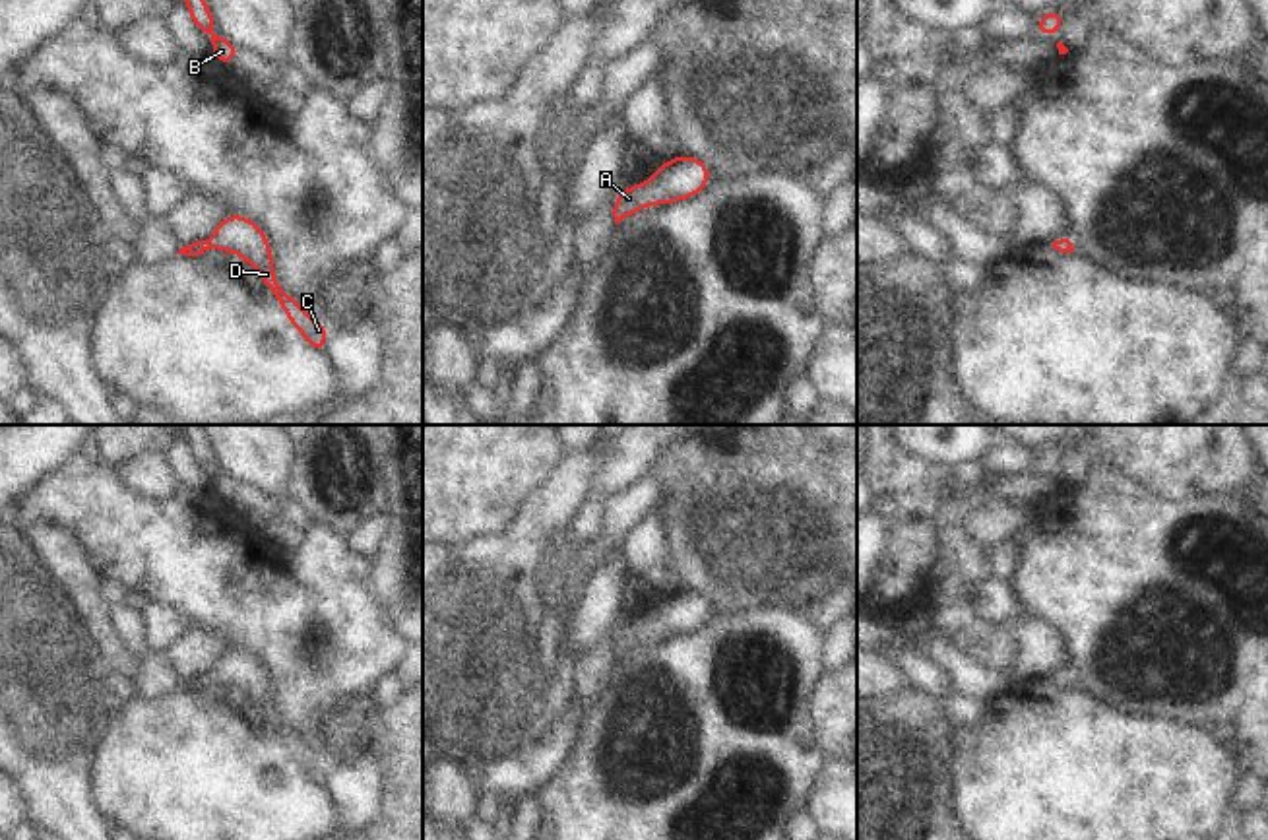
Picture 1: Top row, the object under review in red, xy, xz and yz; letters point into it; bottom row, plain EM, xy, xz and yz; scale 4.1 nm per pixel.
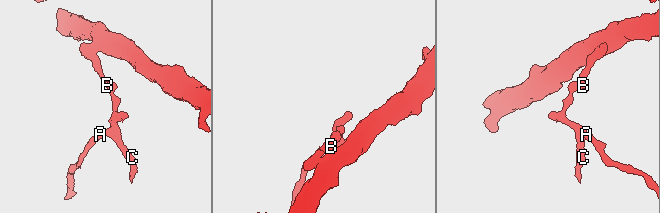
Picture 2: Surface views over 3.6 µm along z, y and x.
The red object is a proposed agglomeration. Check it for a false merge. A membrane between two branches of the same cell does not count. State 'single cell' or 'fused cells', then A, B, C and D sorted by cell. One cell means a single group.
single cell; A B C D

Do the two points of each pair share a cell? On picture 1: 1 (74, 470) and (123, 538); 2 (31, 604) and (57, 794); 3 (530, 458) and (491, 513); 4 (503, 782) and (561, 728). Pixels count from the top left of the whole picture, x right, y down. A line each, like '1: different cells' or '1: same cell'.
1: same cell
2: same cell
3: same cell
4: same cell

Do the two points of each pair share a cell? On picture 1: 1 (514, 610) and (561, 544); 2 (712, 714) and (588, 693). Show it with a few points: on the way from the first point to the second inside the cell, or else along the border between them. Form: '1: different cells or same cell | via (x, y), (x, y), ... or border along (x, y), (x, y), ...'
1: different cells | border along (538, 594), (543, 606), (545, 639)
2: different cells | border along (617, 660), (607, 683), (582, 716)

